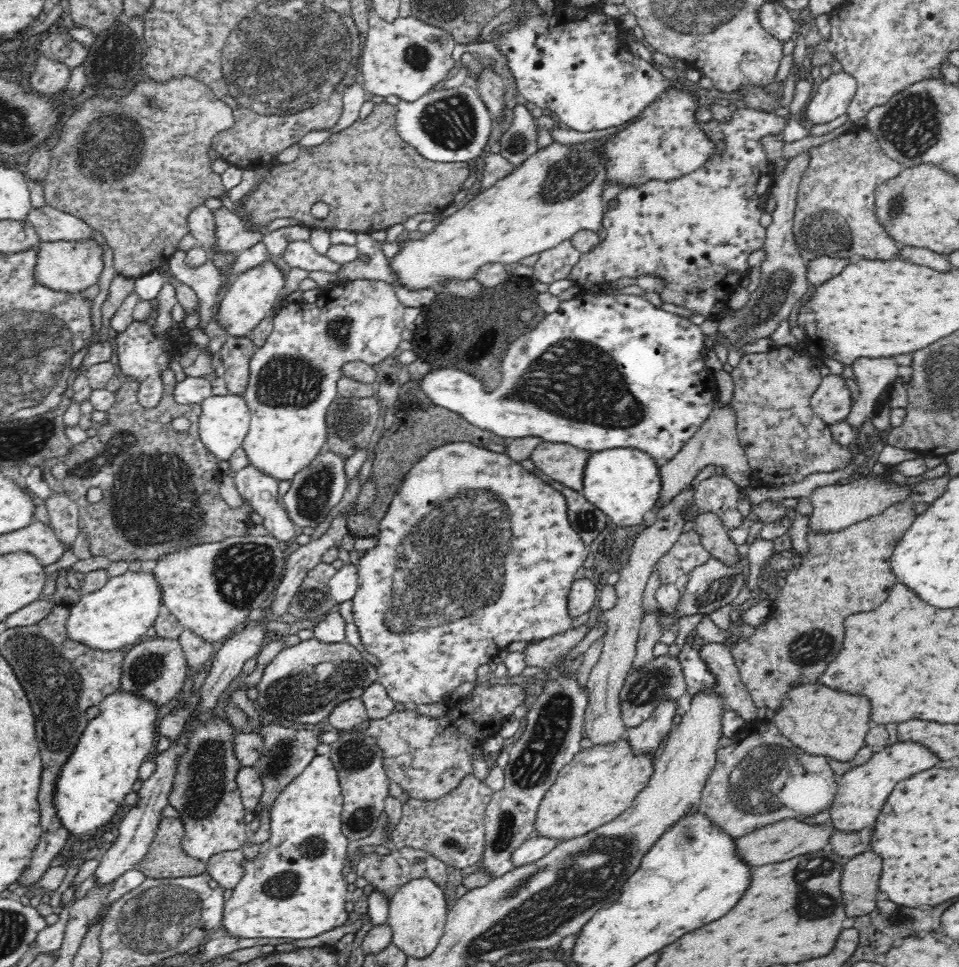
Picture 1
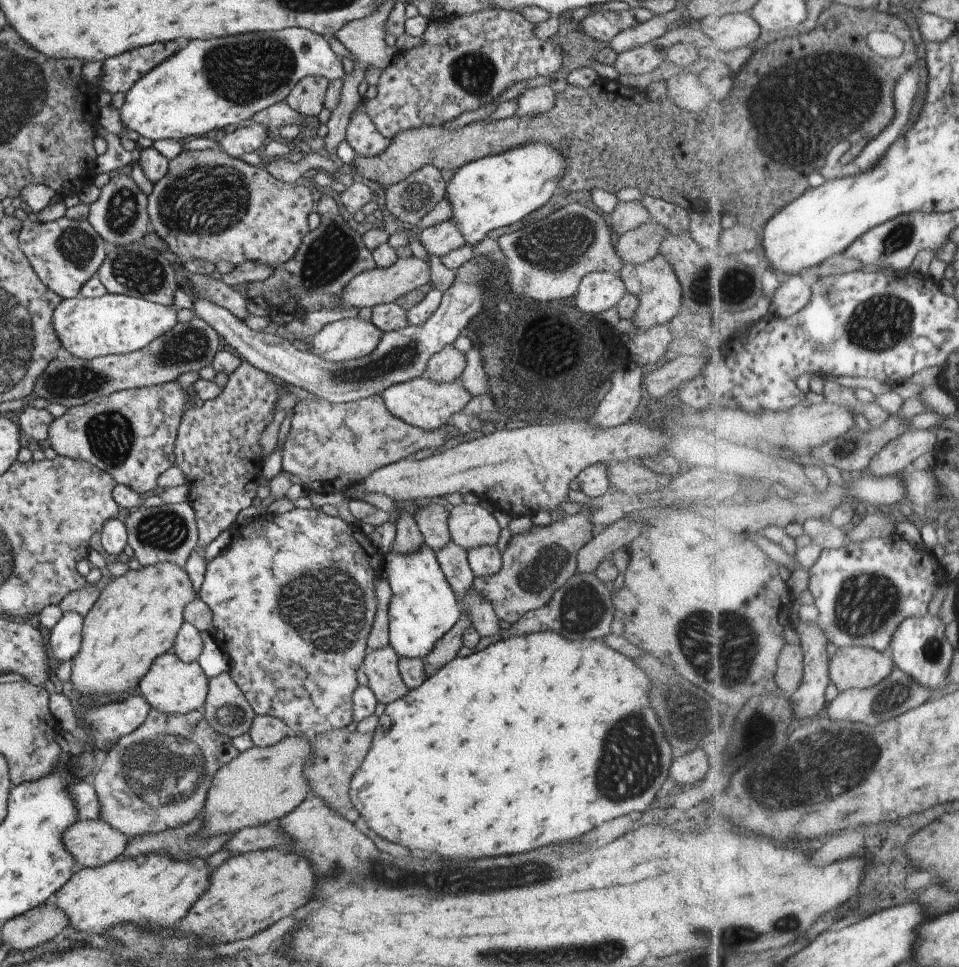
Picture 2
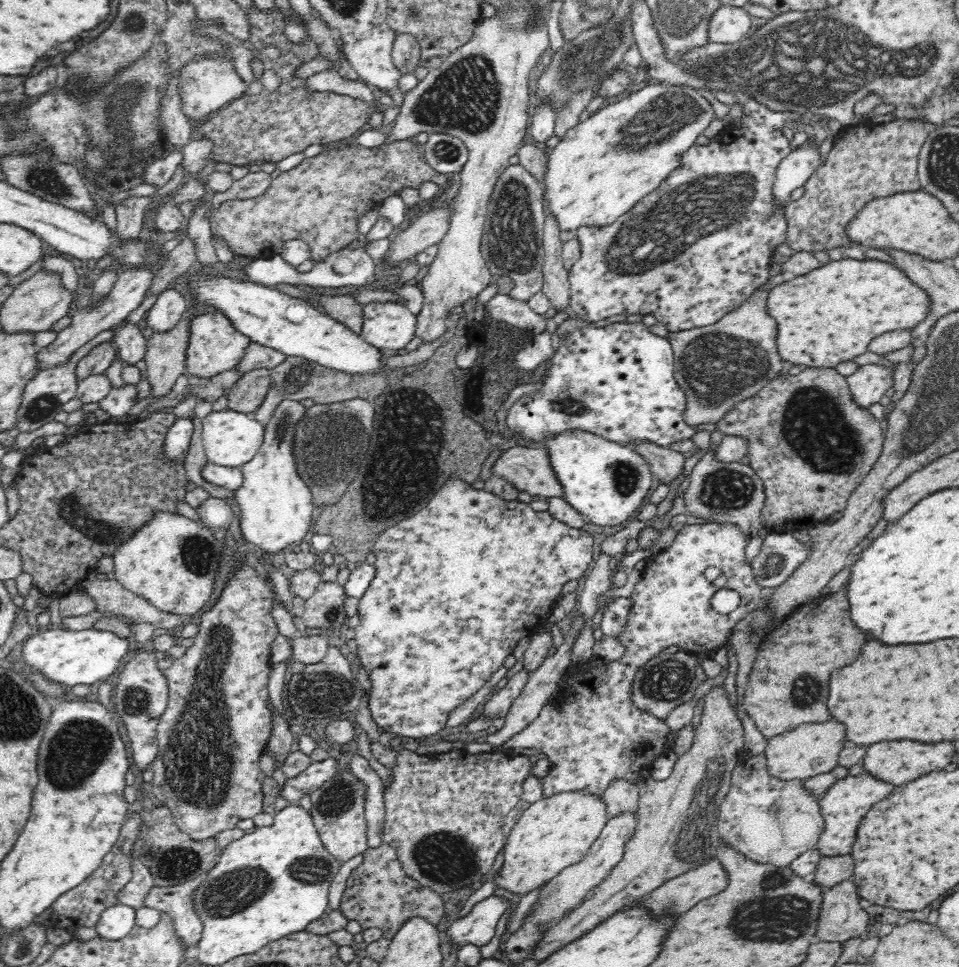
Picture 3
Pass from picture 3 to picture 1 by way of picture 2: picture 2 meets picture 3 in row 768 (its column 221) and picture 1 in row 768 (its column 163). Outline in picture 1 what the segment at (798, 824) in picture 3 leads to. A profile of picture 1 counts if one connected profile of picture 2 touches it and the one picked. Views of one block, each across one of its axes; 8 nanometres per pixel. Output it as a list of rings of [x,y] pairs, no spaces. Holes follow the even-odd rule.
[[[755,720],[735,736],[733,744],[716,749],[716,764],[708,775],[704,788],[701,790],[702,811],[712,819],[716,827],[738,838],[763,827],[790,817],[808,818],[829,808],[837,793],[837,779],[827,757],[813,755],[798,748],[792,741],[784,737],[771,720]]]

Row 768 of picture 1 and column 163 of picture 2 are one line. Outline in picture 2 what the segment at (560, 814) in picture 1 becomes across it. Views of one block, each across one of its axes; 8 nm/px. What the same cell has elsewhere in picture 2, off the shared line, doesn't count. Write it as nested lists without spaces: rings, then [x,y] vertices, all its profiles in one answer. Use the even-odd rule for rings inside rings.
[[[168,561],[113,577],[83,620],[83,639],[73,658],[72,682],[80,694],[124,698],[156,657],[167,653],[184,624],[184,607],[198,599],[184,567]]]

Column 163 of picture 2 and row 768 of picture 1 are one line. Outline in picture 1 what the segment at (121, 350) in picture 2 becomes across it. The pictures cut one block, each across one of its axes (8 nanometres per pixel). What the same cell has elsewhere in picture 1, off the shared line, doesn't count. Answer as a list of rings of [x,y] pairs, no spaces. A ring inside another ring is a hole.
[[[316,755],[274,800],[269,812],[270,838],[259,846],[259,853],[253,860],[242,862],[244,876],[224,904],[221,926],[228,936],[304,940],[349,924],[350,891],[344,874],[349,839],[341,828],[342,806],[342,789],[332,759]]]

